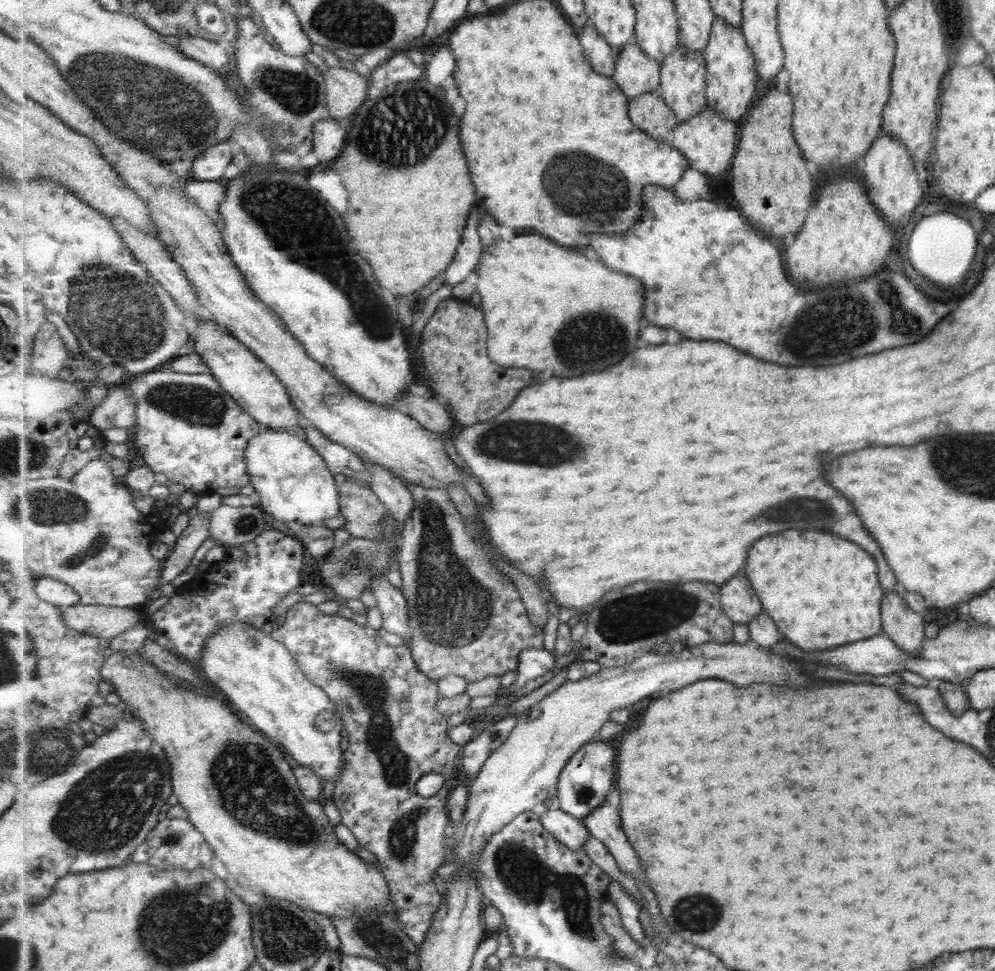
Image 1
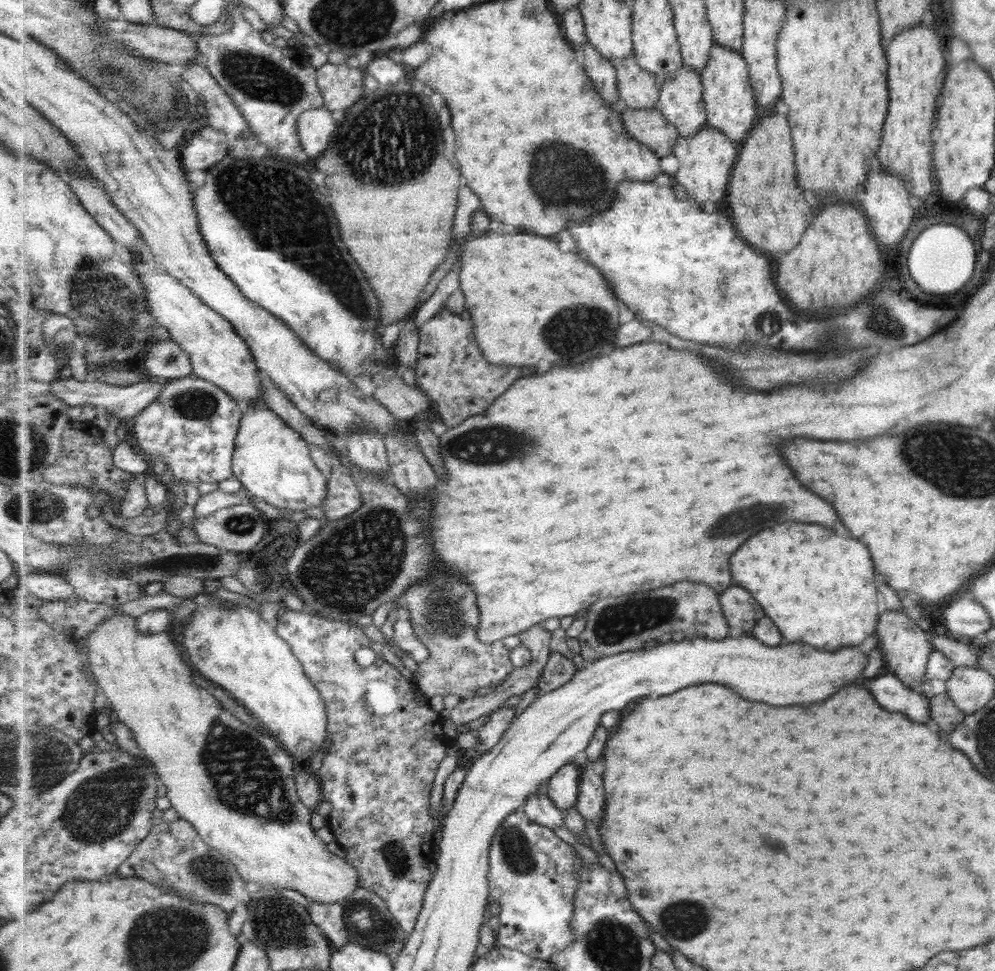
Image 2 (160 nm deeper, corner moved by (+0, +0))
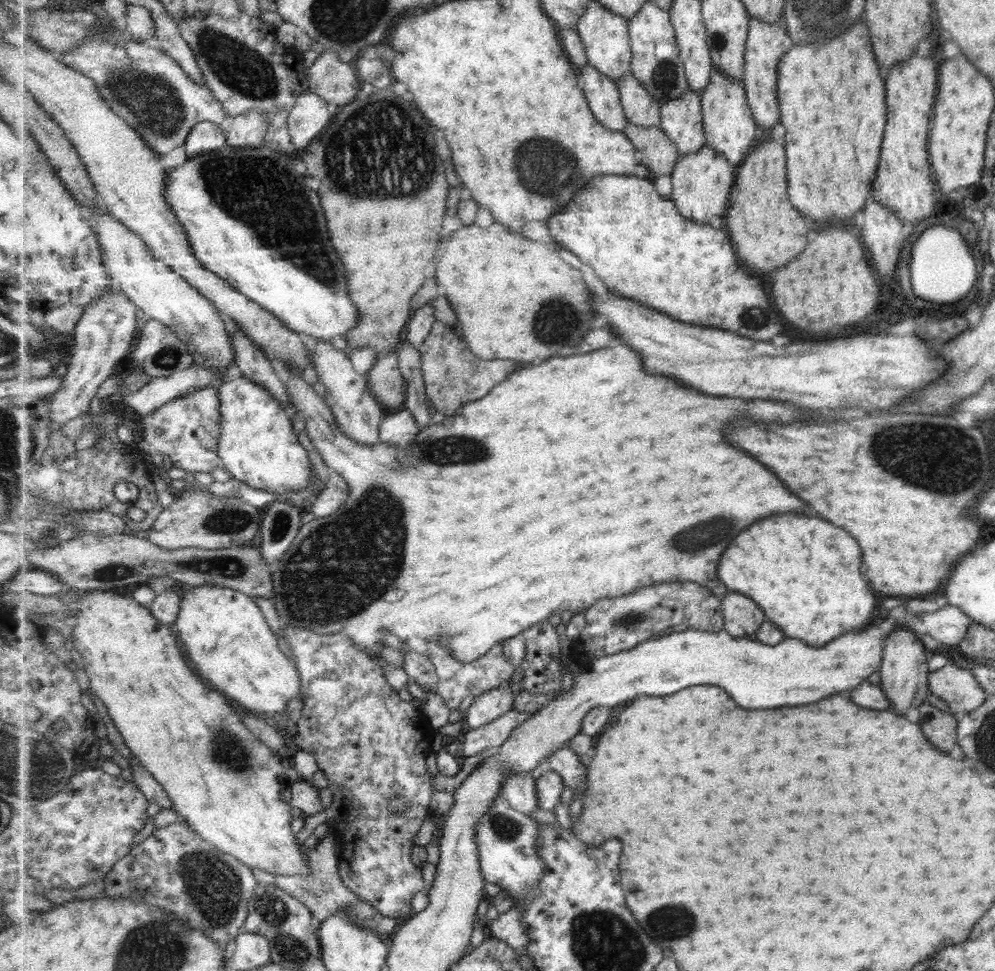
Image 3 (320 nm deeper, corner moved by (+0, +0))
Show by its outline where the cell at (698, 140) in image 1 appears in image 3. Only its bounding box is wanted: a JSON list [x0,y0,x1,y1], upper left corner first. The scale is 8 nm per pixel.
[672,146,736,224]

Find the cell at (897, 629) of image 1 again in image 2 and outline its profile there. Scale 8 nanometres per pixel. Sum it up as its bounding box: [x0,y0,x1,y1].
[875,610,931,689]

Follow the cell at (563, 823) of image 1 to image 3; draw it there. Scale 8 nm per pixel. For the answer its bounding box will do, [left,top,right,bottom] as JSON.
[500,774,540,815]

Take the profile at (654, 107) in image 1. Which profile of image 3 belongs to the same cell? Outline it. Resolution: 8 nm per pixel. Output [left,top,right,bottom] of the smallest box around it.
[624,122,680,178]

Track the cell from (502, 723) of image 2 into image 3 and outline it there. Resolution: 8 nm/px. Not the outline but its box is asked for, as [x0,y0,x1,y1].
[465,687,515,729]

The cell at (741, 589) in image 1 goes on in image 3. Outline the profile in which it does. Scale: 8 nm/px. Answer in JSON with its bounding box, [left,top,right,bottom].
[722,590,765,637]

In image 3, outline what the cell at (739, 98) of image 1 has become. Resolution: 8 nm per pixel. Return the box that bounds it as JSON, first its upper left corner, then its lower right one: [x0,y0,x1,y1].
[702,66,757,166]

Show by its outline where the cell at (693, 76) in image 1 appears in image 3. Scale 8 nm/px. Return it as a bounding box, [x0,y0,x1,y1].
[660,89,706,155]

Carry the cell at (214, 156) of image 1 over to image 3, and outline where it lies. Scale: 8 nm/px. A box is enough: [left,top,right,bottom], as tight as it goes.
[185,121,228,157]

